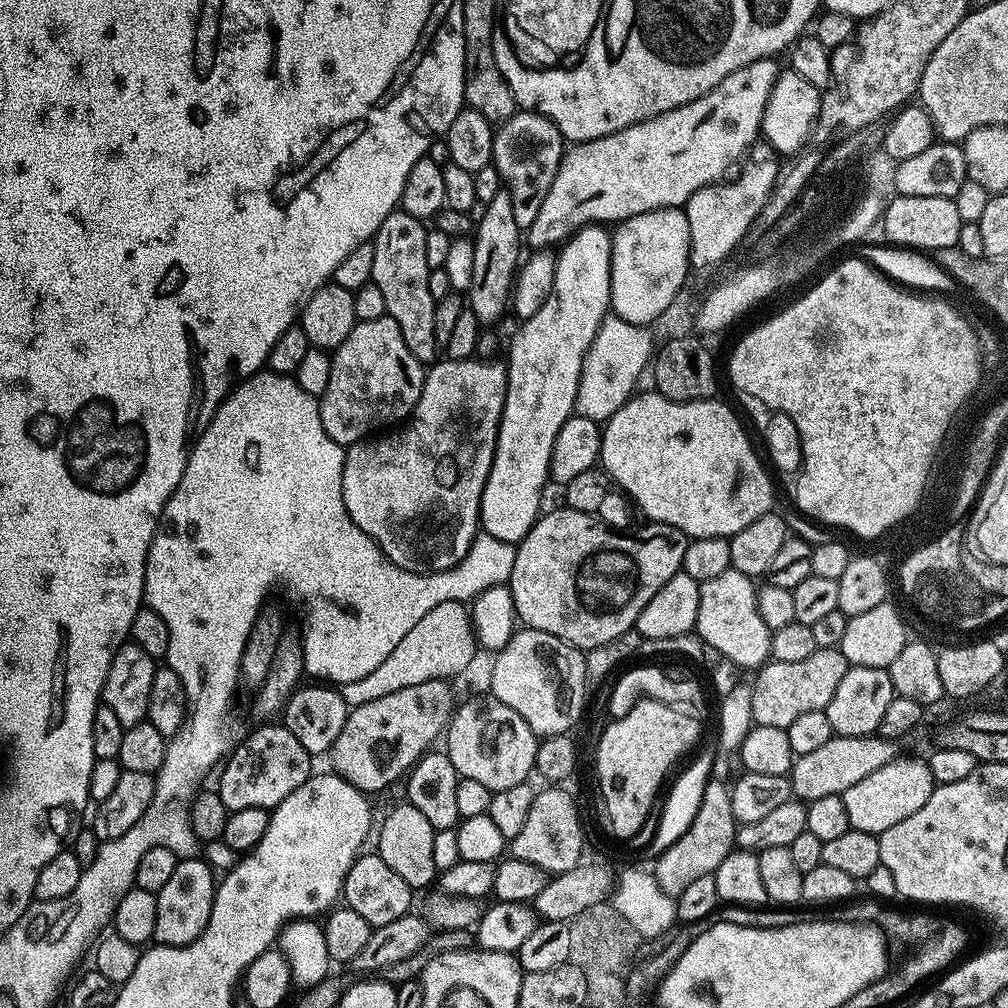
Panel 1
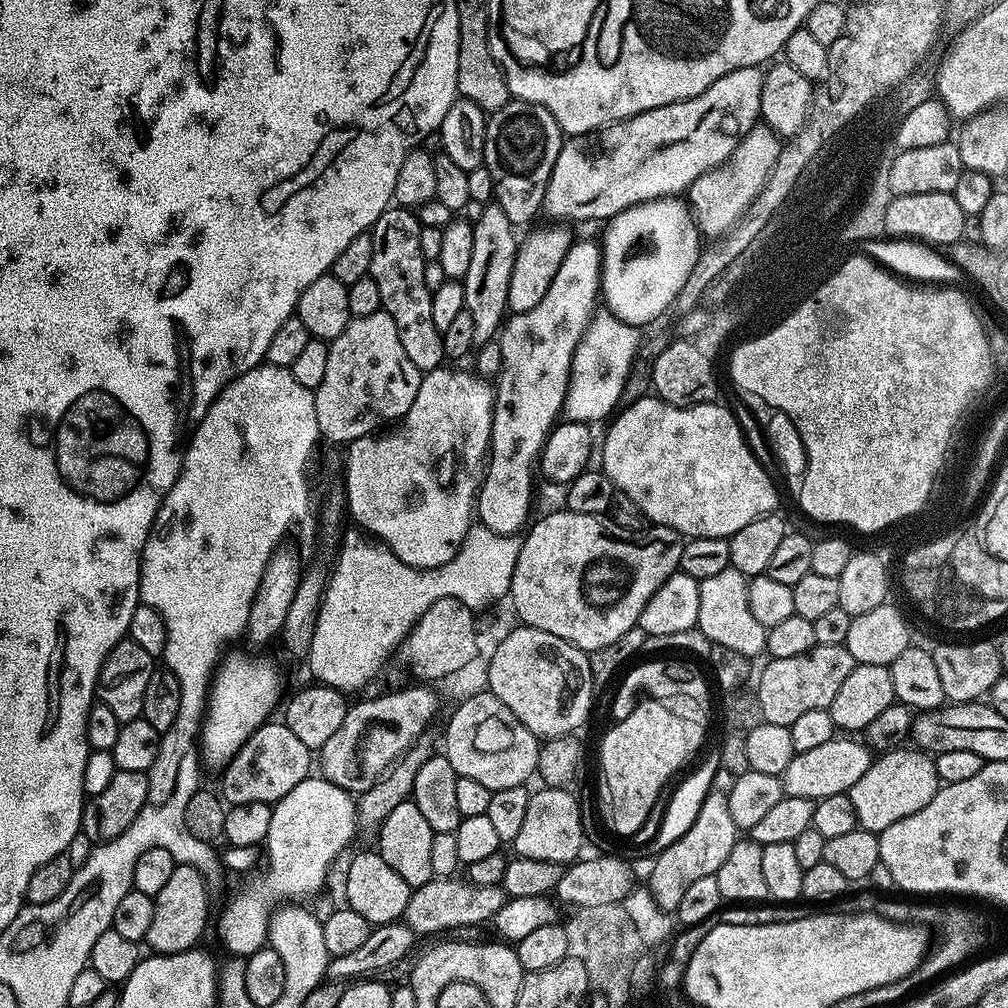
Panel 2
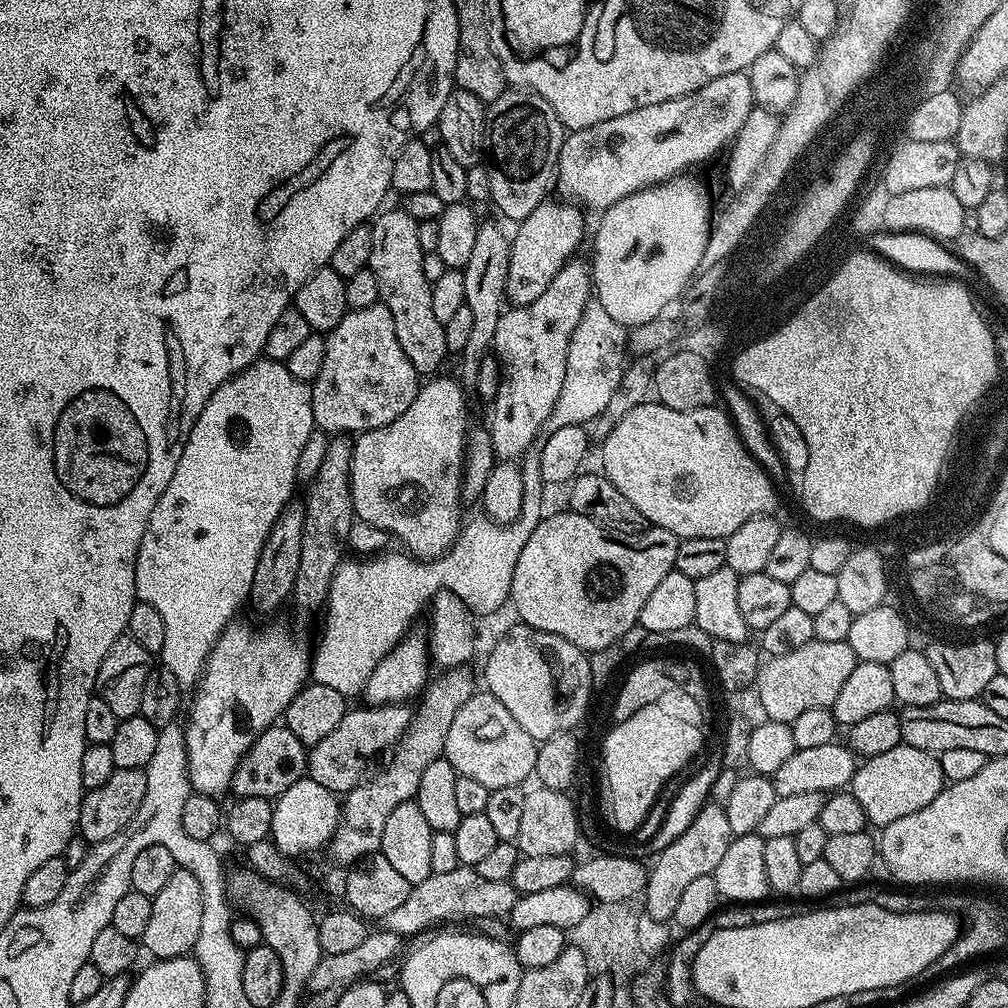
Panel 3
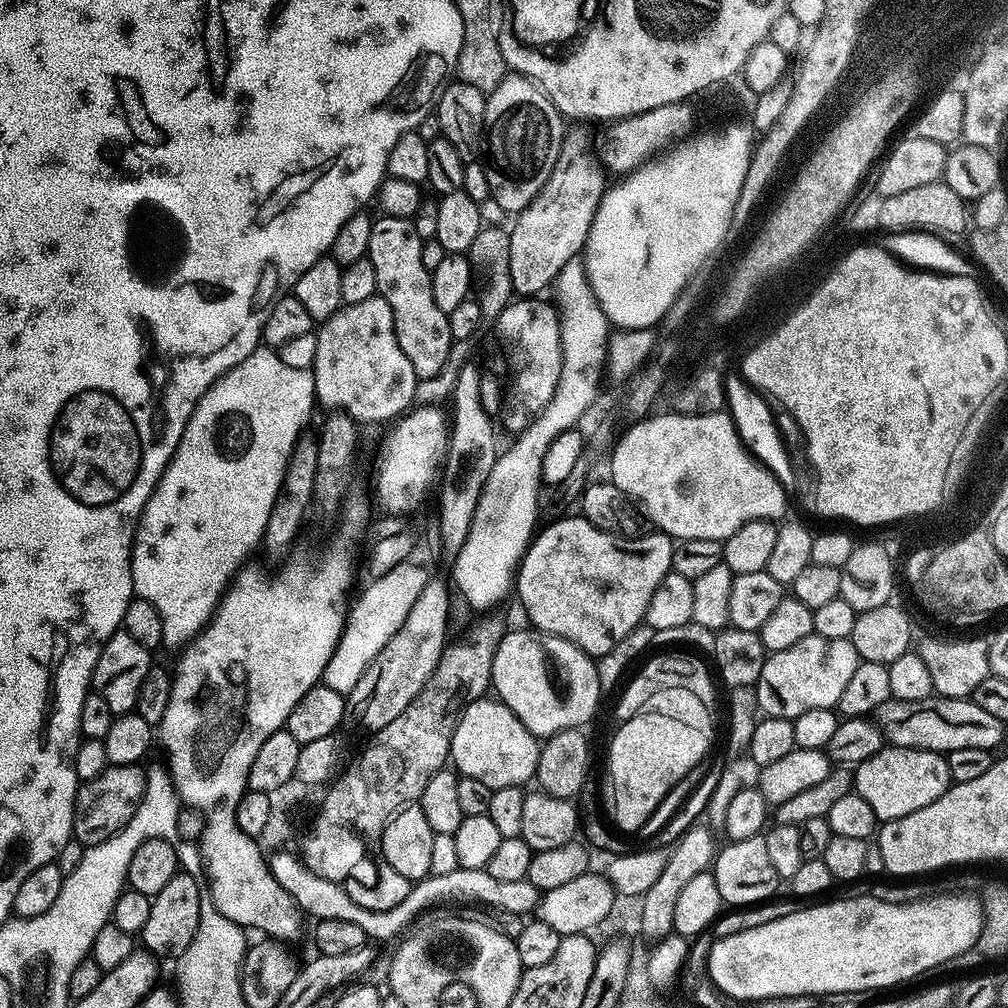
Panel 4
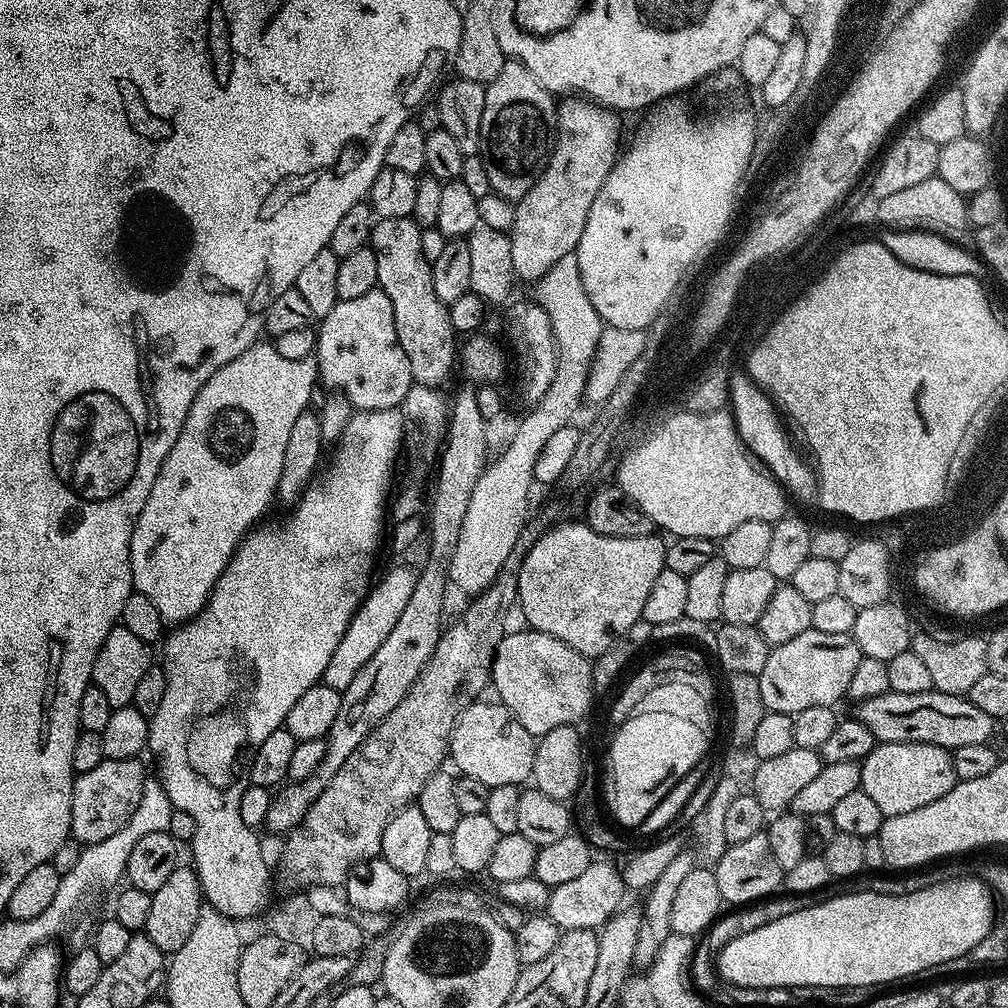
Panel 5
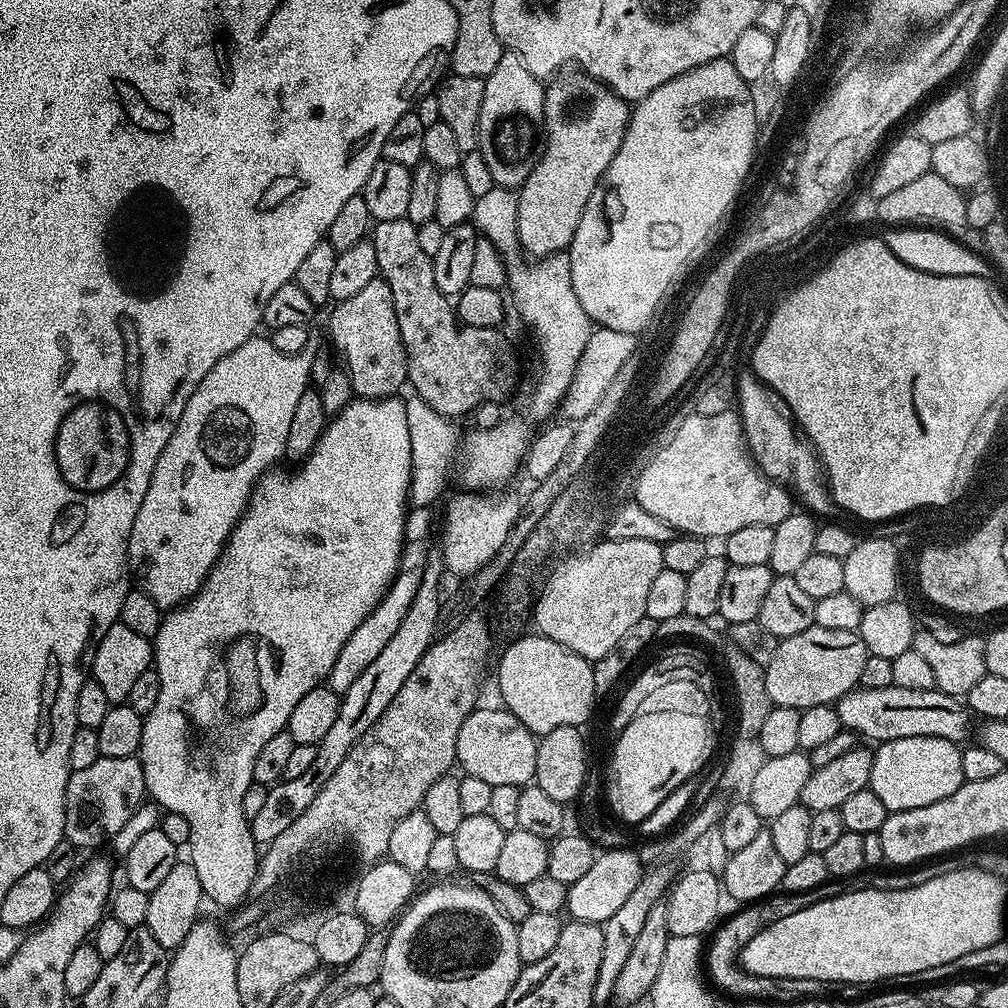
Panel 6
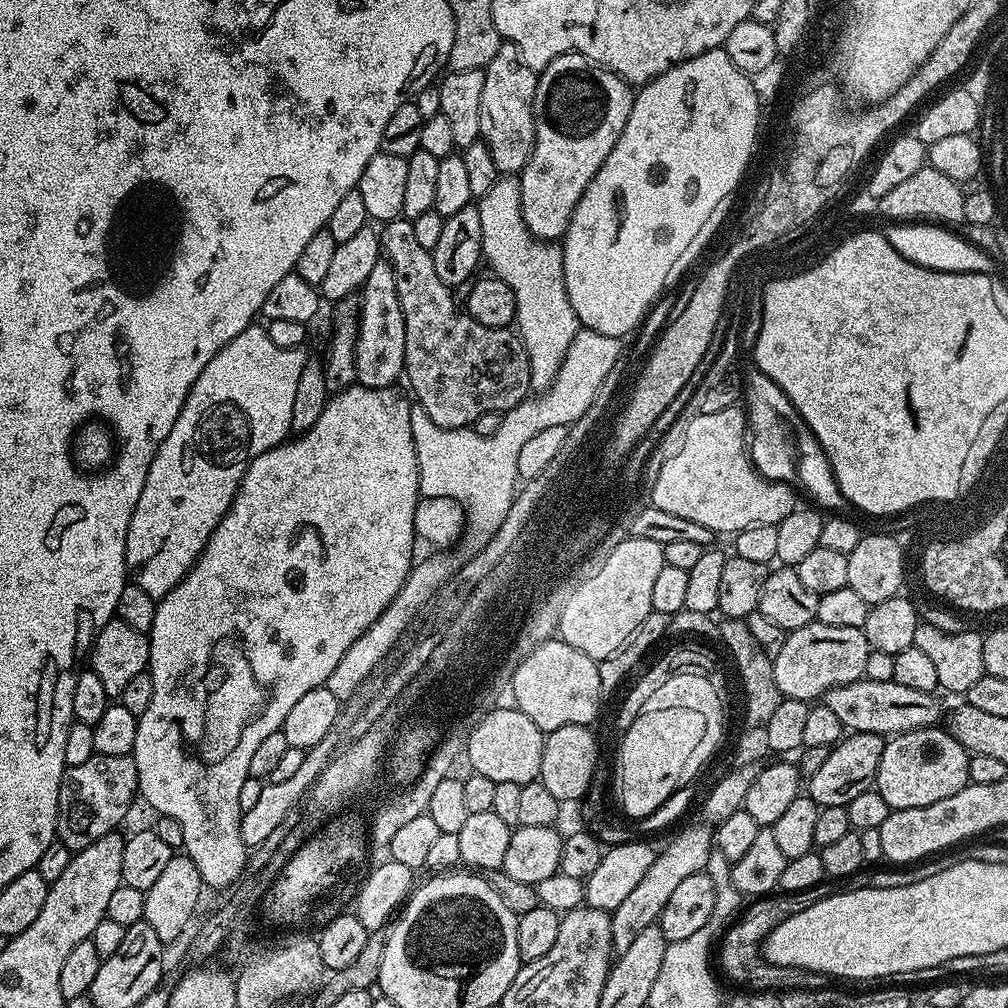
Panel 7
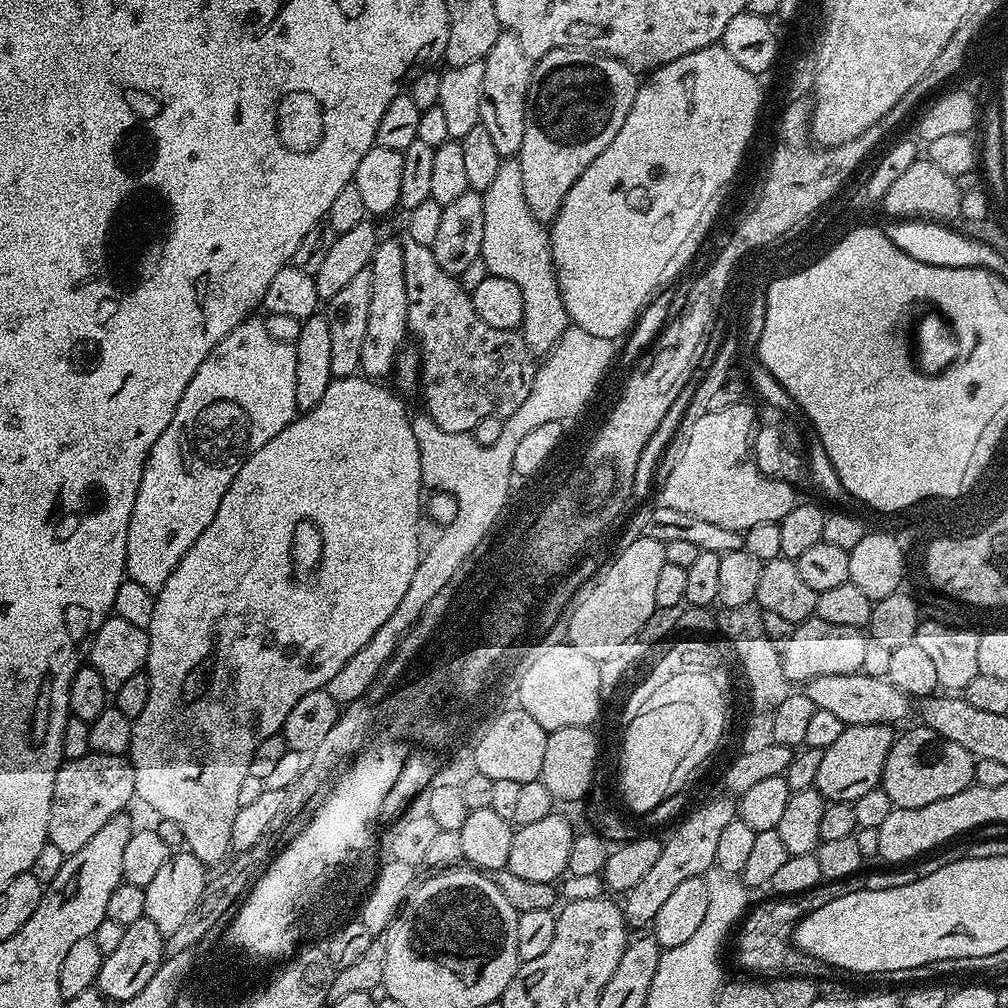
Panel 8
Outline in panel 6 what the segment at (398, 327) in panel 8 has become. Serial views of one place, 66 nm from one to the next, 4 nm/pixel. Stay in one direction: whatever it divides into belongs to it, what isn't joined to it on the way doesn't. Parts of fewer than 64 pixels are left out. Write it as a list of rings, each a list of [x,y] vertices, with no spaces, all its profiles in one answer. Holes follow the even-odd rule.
[[[383,278],[367,284],[354,298],[335,305],[328,328],[338,351],[344,355],[352,391],[366,400],[383,400],[397,395],[408,379],[408,355],[398,330],[398,314],[394,310],[394,294]]]

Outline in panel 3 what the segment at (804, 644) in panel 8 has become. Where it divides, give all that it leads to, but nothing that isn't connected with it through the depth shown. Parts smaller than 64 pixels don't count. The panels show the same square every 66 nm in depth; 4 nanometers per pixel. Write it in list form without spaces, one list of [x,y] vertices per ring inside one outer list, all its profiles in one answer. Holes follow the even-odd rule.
[[[811,640],[806,646],[798,646],[798,650],[790,650],[790,654],[767,657],[759,665],[754,693],[760,699],[767,719],[792,725],[794,718],[798,718],[798,714],[803,714],[806,710],[831,708],[834,698],[838,698],[838,690],[842,690],[842,685],[846,678],[850,678],[857,662],[854,650],[847,640]]]

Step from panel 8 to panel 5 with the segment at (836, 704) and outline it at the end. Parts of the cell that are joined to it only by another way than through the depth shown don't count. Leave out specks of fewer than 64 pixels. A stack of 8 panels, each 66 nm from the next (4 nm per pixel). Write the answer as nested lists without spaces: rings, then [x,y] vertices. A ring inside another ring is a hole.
[[[889,690],[886,694],[878,694],[878,698],[859,701],[857,712],[854,712],[855,719],[860,720],[874,734],[877,742],[882,744],[893,744],[894,742],[922,742],[942,746],[954,750],[958,746],[974,746],[975,744],[989,743],[993,738],[992,731],[998,728],[997,721],[992,719],[990,714],[978,710],[974,702],[970,702],[964,696],[955,696],[945,692],[923,692],[922,694],[902,694]]]

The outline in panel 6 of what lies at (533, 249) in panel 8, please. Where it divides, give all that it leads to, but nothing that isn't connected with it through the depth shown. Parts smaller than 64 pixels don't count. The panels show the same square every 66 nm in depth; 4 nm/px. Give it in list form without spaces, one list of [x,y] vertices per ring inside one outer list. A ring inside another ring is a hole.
[[[499,186],[491,188],[487,194],[476,197],[472,220],[477,233],[490,241],[504,259],[504,269],[508,275],[506,288],[511,303],[512,300],[516,303],[517,314],[532,327],[536,335],[536,344],[540,347],[540,377],[536,380],[536,388],[530,392],[530,396],[536,400],[536,412],[555,413],[564,401],[566,390],[574,378],[574,370],[582,358],[580,348],[586,350],[586,342],[590,342],[594,325],[586,310],[582,310],[578,294],[574,294],[567,251],[555,252],[553,256],[542,256],[531,262],[526,259],[518,238],[516,198],[517,193],[513,189]]]

